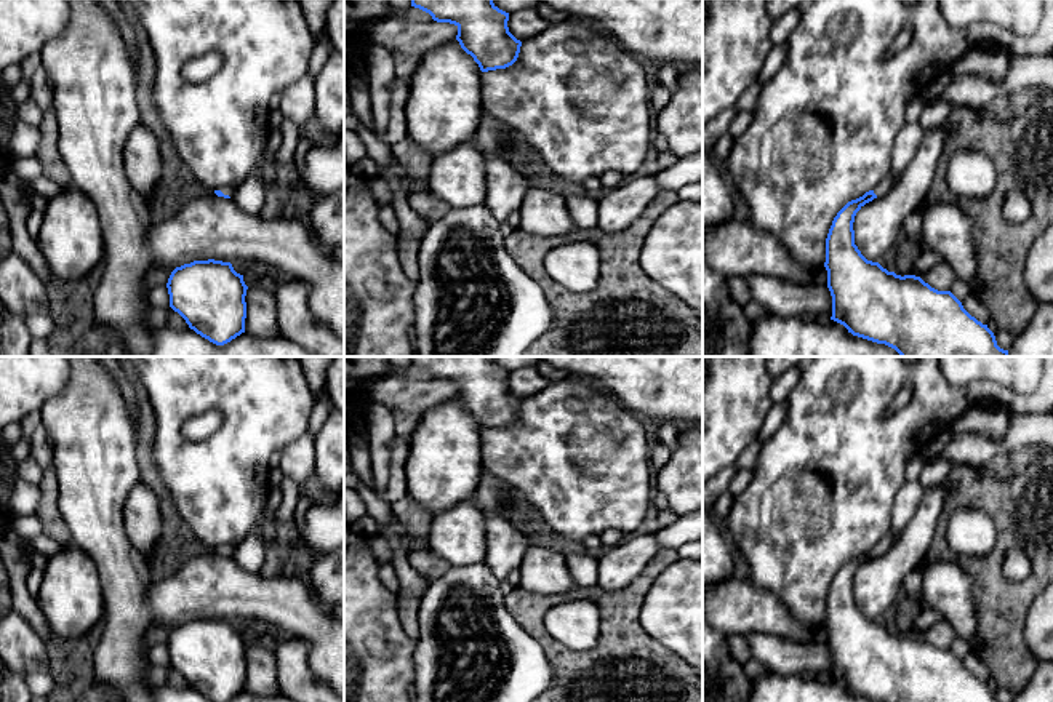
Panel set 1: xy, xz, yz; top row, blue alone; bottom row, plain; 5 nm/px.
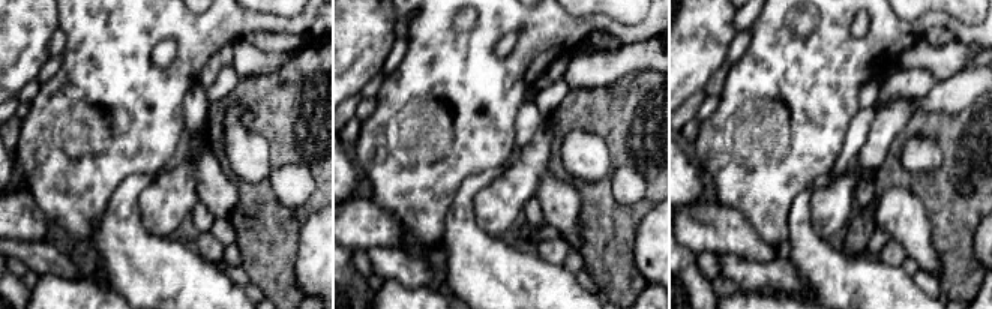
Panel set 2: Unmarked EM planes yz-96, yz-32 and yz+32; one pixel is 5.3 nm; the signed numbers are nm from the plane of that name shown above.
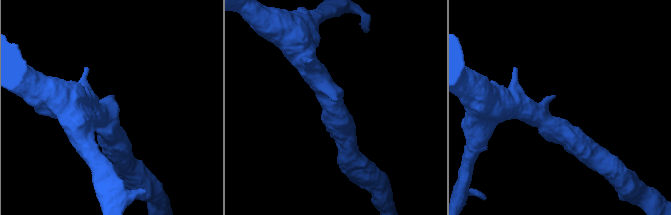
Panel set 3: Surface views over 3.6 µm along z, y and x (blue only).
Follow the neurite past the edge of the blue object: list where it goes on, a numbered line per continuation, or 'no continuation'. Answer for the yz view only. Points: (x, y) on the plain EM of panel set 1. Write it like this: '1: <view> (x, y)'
1: yz (909, 494)

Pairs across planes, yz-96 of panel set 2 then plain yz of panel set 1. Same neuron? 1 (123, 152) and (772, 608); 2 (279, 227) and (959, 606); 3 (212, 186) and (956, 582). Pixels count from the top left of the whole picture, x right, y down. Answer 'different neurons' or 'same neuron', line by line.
1: different neurons
2: different neurons
3: same neuron

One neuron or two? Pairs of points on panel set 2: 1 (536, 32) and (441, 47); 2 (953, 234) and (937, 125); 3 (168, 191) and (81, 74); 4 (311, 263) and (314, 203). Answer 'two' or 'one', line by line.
1: one
2: one
3: two
4: two

